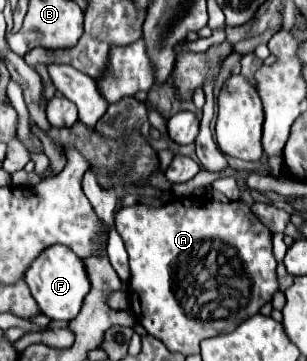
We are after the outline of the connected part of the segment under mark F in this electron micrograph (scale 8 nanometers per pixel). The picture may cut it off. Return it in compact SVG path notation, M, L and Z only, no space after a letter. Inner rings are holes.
M55 244L55 246L45 248L45 252L41 252L35 258L35 262L29 266L29 270L25 272L25 282L29 284L31 294L33 294L35 302L39 304L39 310L47 318L67 320L67 322L79 314L81 302L89 294L89 288L91 288L83 260L63 244Z

